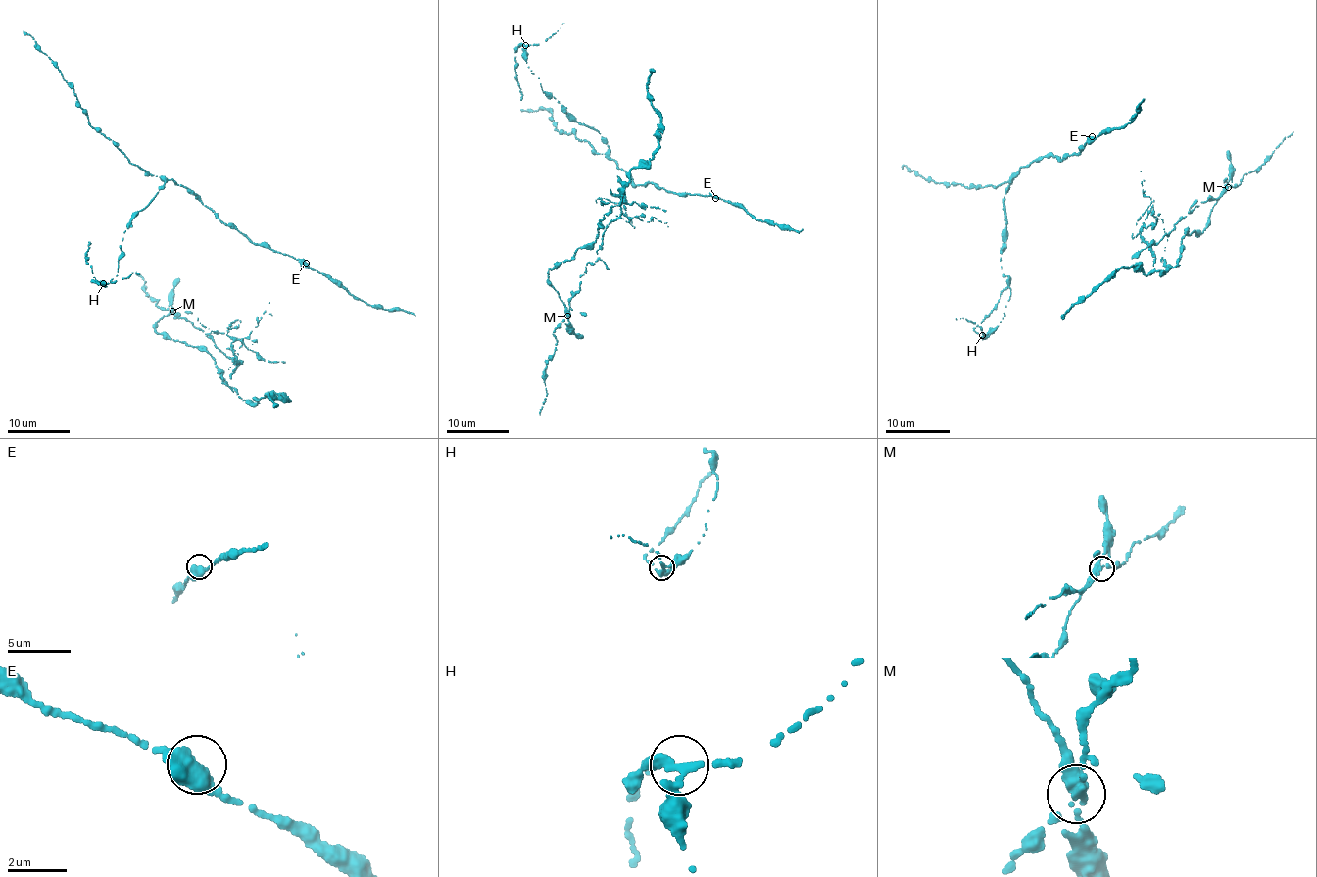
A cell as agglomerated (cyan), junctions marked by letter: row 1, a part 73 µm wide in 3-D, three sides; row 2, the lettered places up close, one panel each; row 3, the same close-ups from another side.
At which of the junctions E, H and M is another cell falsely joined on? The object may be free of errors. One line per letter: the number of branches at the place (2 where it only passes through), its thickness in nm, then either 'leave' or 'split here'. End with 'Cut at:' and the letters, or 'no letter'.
E: 3 branches meet; 380 nm thick; leave
H: 3 branches meet; 240 nm thick; leave
M: 3 branches meet; 300 nm thick; split here
Cut at: M

